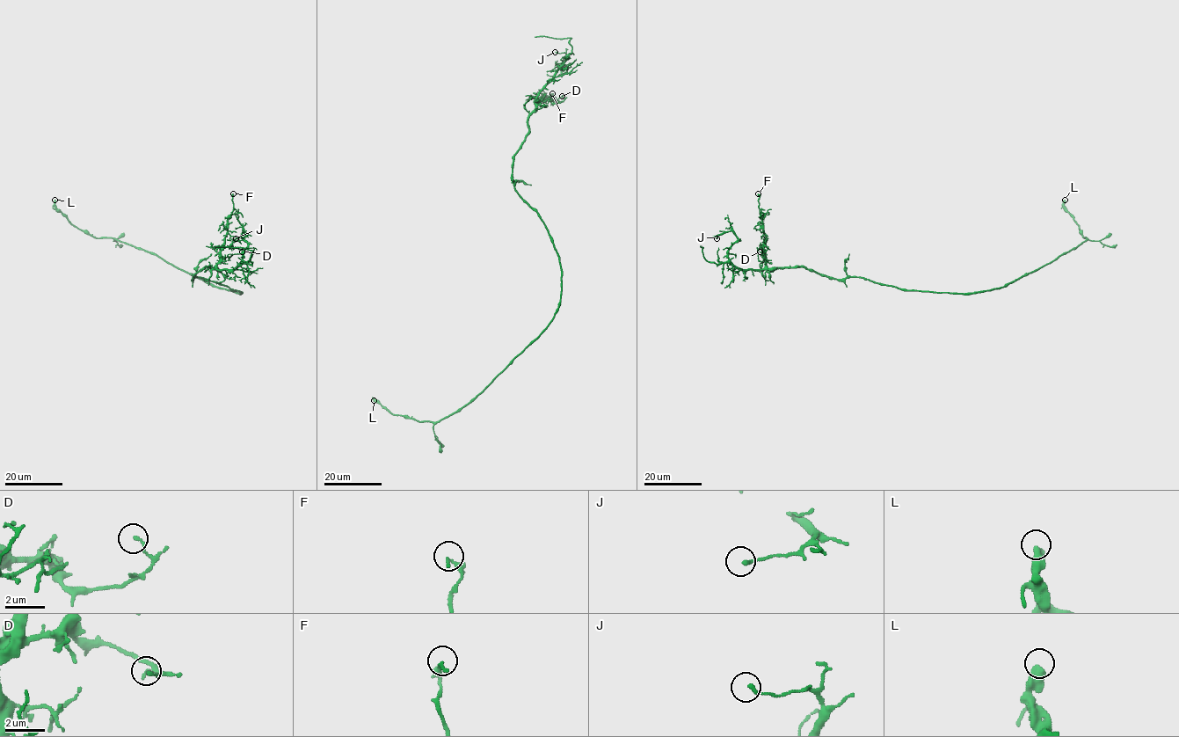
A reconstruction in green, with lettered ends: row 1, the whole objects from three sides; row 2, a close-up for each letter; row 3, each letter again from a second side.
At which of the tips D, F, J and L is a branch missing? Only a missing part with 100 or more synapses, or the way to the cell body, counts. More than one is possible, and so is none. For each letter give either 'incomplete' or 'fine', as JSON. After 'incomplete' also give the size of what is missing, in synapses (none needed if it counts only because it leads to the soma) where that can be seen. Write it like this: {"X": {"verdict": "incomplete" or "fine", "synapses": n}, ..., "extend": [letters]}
{"D": {"verdict": "fine"}, "F": {"verdict": "fine"}, "J": {"verdict": "fine"}, "L": {"verdict": "fine"}, "extend": []}

